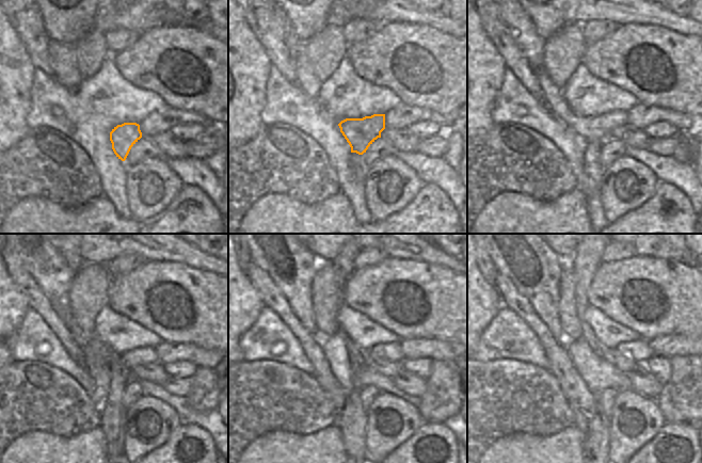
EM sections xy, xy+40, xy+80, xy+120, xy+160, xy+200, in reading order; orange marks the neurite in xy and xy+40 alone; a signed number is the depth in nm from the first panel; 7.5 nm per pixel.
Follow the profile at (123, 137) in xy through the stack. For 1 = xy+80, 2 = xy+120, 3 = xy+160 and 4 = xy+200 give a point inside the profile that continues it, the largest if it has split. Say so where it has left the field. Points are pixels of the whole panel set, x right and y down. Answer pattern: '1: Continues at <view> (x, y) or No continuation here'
1: Continues at xy+80 (591, 128)
2: Continues at xy+120 (142, 354)
3: Continues at xy+160 (392, 351)
4: Continues at xy+200 (640, 350).

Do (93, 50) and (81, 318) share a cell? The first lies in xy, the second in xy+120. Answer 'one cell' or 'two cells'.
one cell

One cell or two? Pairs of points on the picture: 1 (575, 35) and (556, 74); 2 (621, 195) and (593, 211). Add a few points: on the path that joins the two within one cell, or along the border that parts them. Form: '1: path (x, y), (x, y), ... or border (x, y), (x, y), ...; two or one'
1: path (568, 45), (561, 54), (559, 64); one
2: border (600, 197), (604, 217), (608, 222); two

